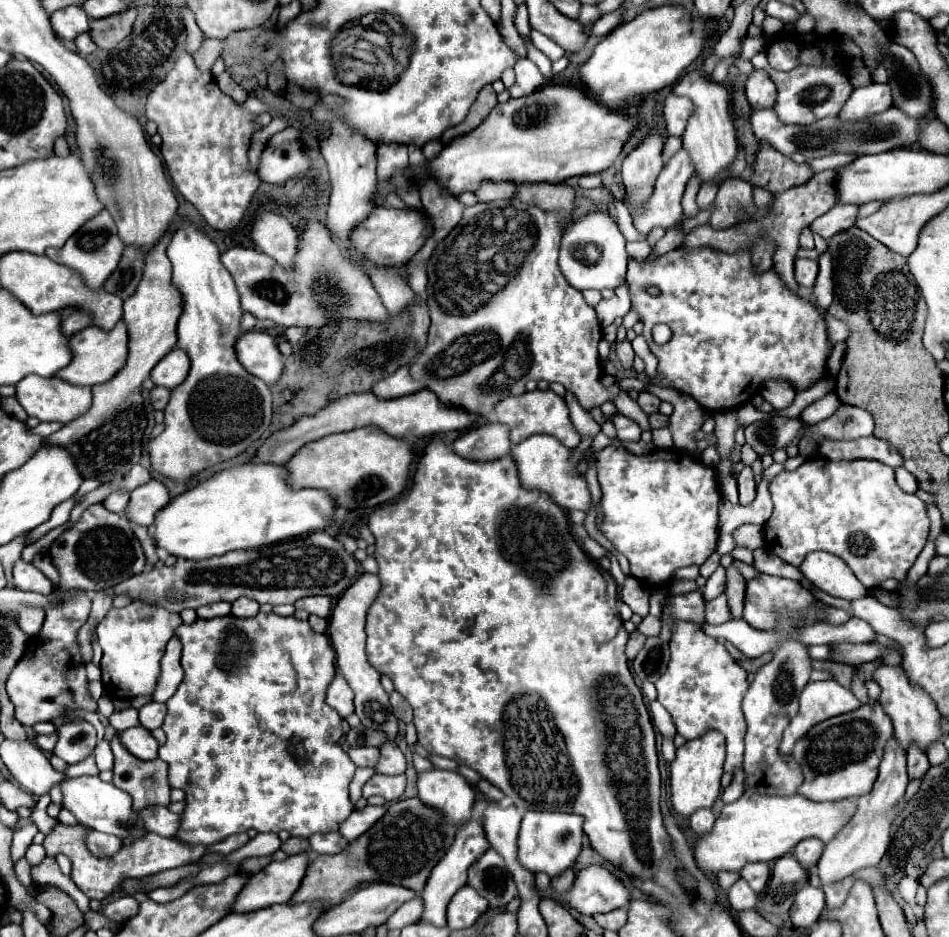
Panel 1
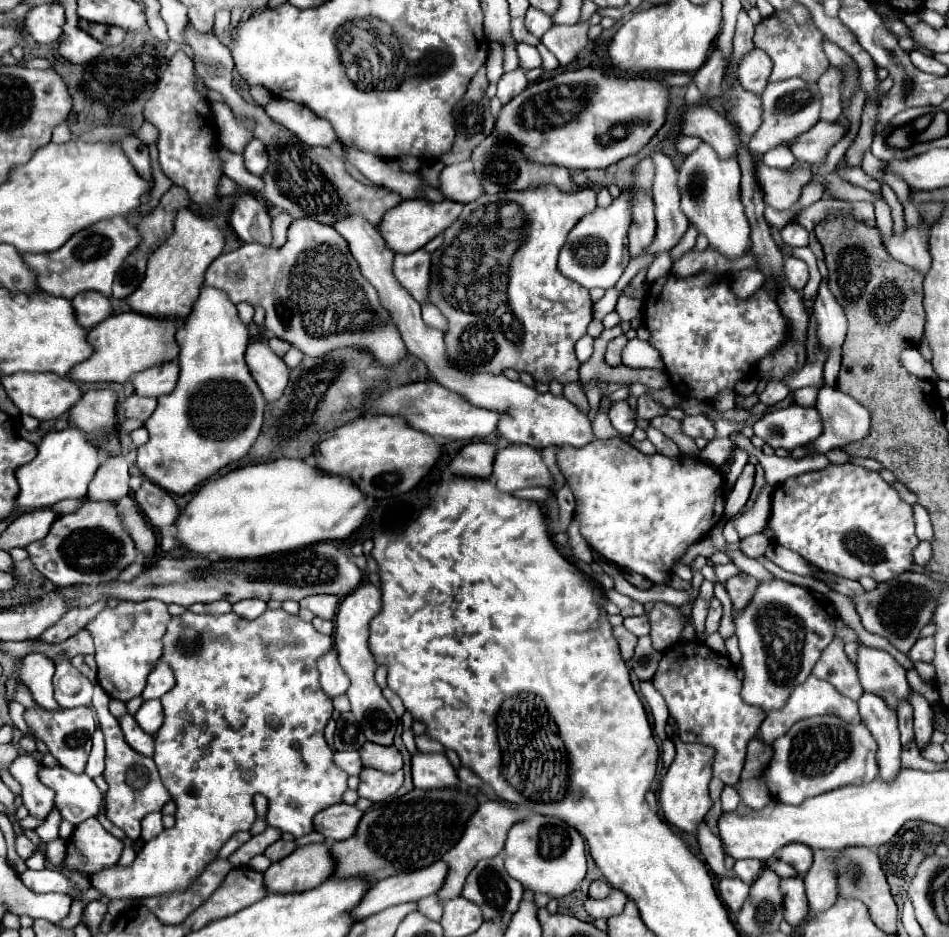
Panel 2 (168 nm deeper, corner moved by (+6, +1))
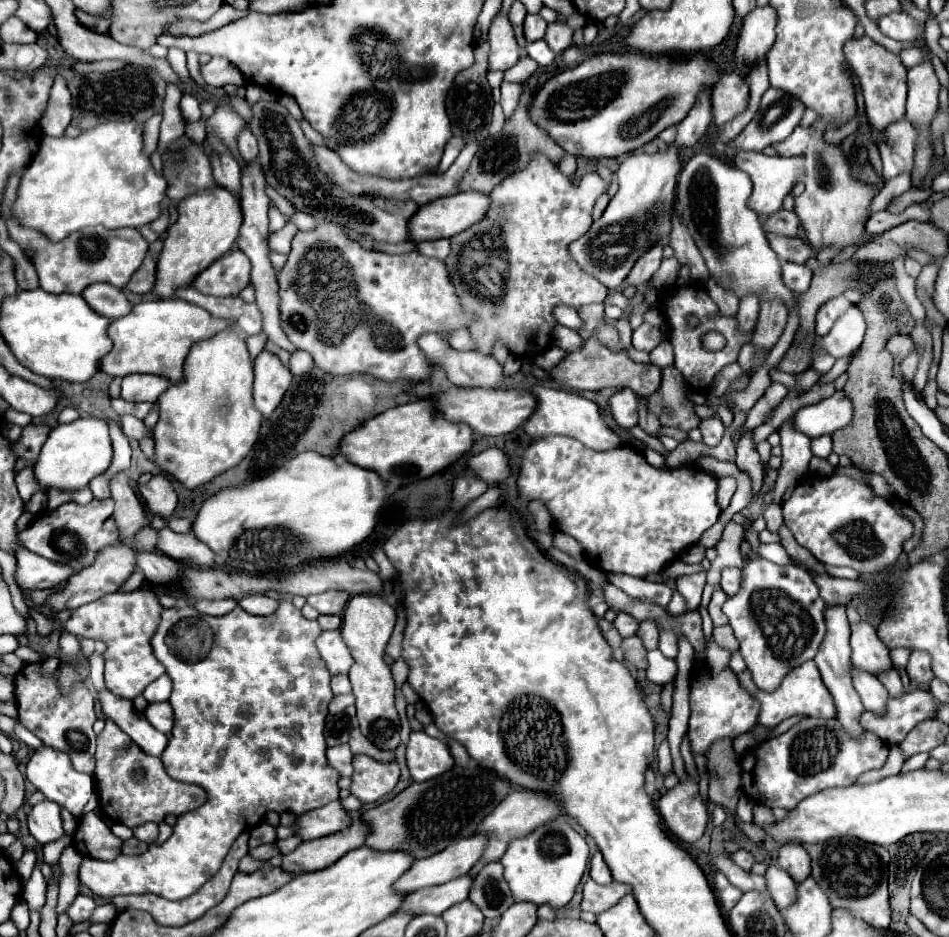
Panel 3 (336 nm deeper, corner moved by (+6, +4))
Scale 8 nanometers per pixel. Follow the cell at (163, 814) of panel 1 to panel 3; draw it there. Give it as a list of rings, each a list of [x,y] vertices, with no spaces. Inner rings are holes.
[[[149,822],[149,824],[137,826],[133,832],[135,832],[135,838],[139,838],[139,840],[151,844],[151,842],[155,842],[157,836],[159,836],[159,826],[157,826],[155,822]]]

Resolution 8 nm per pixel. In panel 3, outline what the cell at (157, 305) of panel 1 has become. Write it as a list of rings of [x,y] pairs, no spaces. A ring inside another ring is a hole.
[[[225,188],[205,190],[193,196],[187,196],[179,208],[179,218],[167,230],[167,238],[163,250],[157,260],[157,274],[153,294],[157,298],[175,298],[179,288],[187,288],[193,284],[195,276],[201,274],[211,262],[221,258],[233,246],[235,238],[239,236],[241,226],[241,206],[237,198],[229,194]]]

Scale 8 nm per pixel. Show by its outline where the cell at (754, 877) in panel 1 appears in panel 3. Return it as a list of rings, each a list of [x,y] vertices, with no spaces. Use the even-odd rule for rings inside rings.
[[[737,850],[731,858],[733,858],[733,862],[735,862],[737,866],[741,866],[743,870],[751,870],[751,866],[753,866],[753,862],[755,862],[753,854],[747,852],[747,850]]]

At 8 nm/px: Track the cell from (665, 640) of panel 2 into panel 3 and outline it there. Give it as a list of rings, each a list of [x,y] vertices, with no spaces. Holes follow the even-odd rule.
[[[643,620],[637,630],[637,636],[643,640],[643,646],[647,650],[655,650],[659,642],[659,624],[655,620]]]

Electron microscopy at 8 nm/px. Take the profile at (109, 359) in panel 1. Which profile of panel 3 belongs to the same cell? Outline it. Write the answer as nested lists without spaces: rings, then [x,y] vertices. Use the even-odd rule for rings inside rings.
[[[179,298],[141,302],[133,306],[125,318],[117,318],[109,324],[107,334],[113,340],[113,350],[101,360],[99,370],[105,374],[123,372],[121,378],[133,372],[163,374],[175,384],[183,378],[183,360],[189,348],[195,342],[217,334],[225,326],[231,326],[231,322],[225,318],[213,318],[207,310]]]

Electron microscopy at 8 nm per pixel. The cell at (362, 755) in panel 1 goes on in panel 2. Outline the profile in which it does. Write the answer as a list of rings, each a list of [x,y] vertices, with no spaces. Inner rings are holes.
[[[343,751],[343,753],[335,753],[333,755],[333,763],[337,765],[337,767],[341,767],[345,773],[349,773],[349,775],[359,775],[359,771],[361,771],[361,757],[359,757],[359,753],[357,751]]]

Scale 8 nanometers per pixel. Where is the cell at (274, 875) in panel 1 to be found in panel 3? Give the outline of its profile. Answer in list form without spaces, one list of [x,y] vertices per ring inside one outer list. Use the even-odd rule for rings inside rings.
[[[353,822],[343,832],[333,836],[323,836],[317,840],[301,842],[301,846],[283,856],[281,870],[297,876],[303,872],[317,872],[325,870],[327,866],[335,864],[343,854],[361,848],[365,844],[365,826],[361,822]]]

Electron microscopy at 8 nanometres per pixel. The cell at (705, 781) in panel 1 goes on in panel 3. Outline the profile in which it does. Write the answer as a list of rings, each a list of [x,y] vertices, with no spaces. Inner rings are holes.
[[[687,776],[659,800],[659,812],[667,828],[685,844],[693,844],[705,832],[709,814],[697,782]]]

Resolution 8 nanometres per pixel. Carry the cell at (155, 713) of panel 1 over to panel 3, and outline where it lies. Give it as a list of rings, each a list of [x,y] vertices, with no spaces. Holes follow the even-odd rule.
[[[151,702],[145,708],[145,718],[159,730],[169,732],[173,726],[173,710],[169,702]]]

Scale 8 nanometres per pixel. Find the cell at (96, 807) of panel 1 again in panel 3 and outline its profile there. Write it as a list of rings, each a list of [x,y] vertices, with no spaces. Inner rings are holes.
[[[43,746],[41,750],[35,750],[31,760],[27,762],[27,778],[29,782],[45,794],[45,798],[57,802],[61,808],[67,808],[75,818],[83,816],[83,808],[89,802],[93,794],[93,780],[89,774],[81,774],[73,770],[69,754],[53,750],[49,746]]]

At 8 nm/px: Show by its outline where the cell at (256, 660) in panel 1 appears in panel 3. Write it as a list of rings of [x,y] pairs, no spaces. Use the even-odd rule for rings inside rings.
[[[283,600],[277,608],[277,612],[269,614],[269,616],[251,616],[247,614],[245,610],[241,610],[239,606],[235,610],[231,610],[229,614],[225,616],[201,616],[201,614],[195,614],[195,608],[169,608],[169,610],[163,610],[161,614],[161,624],[151,640],[151,646],[153,646],[153,652],[157,656],[157,660],[167,668],[167,674],[169,678],[173,680],[173,692],[171,692],[171,698],[169,698],[169,704],[173,708],[173,714],[175,714],[175,726],[171,730],[171,740],[167,744],[167,748],[163,750],[161,754],[161,760],[163,760],[163,766],[167,770],[167,774],[173,778],[173,780],[179,780],[179,782],[185,782],[185,784],[195,784],[195,786],[201,786],[205,792],[207,792],[207,802],[203,806],[199,806],[197,810],[189,810],[185,814],[179,814],[177,816],[177,822],[173,826],[173,834],[169,840],[165,842],[153,842],[149,844],[147,852],[139,854],[139,856],[125,856],[121,854],[119,858],[111,860],[111,862],[103,862],[103,860],[93,860],[89,856],[83,858],[81,862],[81,868],[79,868],[79,880],[91,888],[93,894],[97,896],[107,896],[107,898],[113,898],[117,894],[157,894],[157,896],[163,896],[167,900],[183,900],[187,896],[191,896],[195,890],[199,890],[209,878],[213,878],[213,874],[217,874],[217,870],[221,868],[221,862],[225,860],[231,844],[235,842],[235,838],[245,832],[245,830],[251,830],[255,828],[265,812],[269,810],[275,810],[279,814],[283,812],[291,812],[295,818],[299,818],[301,814],[309,812],[309,810],[315,810],[315,808],[321,808],[333,800],[339,800],[339,778],[337,776],[337,770],[333,770],[325,758],[325,750],[327,750],[327,744],[325,744],[325,736],[323,736],[323,728],[325,728],[325,716],[329,712],[329,702],[333,698],[333,692],[331,692],[331,674],[325,666],[325,662],[321,660],[319,652],[317,652],[317,646],[315,646],[315,640],[317,636],[321,634],[321,626],[317,624],[317,620],[307,620],[301,616],[301,612],[287,600]]]

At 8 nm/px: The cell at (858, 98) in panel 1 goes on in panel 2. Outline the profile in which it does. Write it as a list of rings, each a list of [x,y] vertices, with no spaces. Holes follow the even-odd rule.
[[[819,121],[809,131],[801,133],[791,145],[791,153],[799,161],[807,163],[823,163],[827,157],[827,151],[843,137],[841,125],[835,121]],[[807,141],[807,143],[805,143]]]

